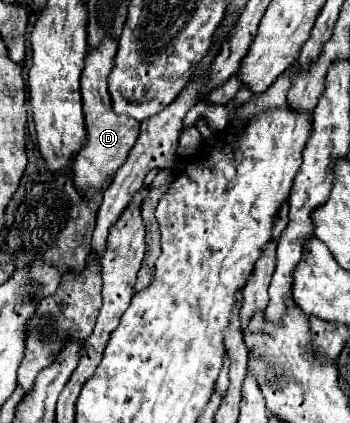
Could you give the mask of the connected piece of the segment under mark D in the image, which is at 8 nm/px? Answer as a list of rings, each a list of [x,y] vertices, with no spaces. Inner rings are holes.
[[[105,37],[95,49],[89,51],[85,59],[85,69],[81,75],[81,95],[83,95],[83,113],[85,113],[85,131],[87,131],[87,141],[83,149],[73,159],[73,173],[75,173],[75,185],[77,189],[91,197],[97,193],[107,177],[113,177],[117,169],[125,163],[131,147],[135,145],[139,137],[139,121],[133,117],[117,117],[111,109],[109,93],[107,93],[107,77],[113,69],[113,57],[117,53],[117,39]]]

